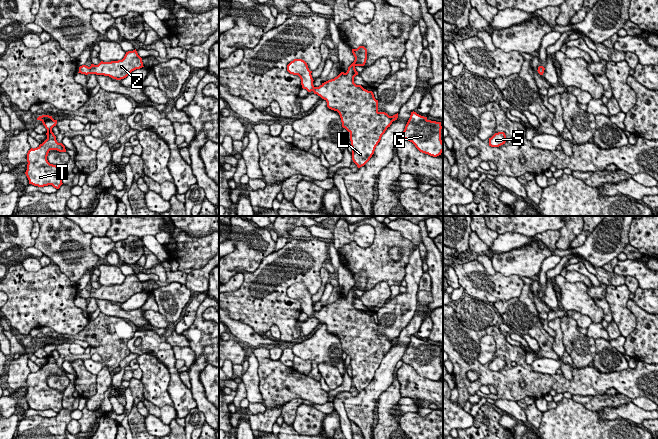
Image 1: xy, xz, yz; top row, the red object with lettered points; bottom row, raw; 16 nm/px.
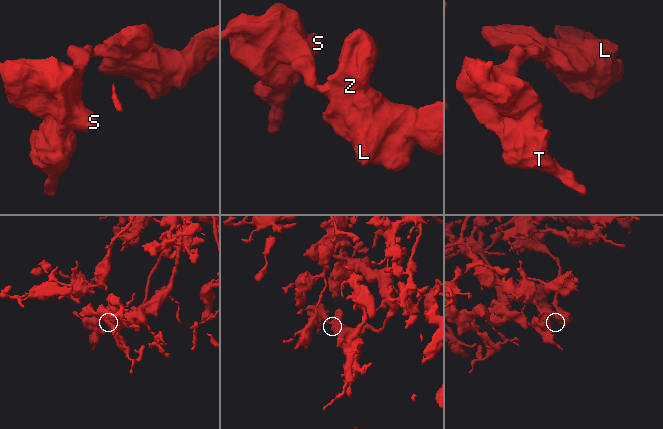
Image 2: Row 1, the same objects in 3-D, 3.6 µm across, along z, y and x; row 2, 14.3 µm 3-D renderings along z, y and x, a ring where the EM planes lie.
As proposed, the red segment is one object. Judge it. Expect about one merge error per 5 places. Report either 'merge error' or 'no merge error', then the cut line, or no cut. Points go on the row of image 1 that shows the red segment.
no merge error | no cut

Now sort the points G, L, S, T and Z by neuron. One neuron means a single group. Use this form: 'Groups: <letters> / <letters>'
Groups: G L S T Z

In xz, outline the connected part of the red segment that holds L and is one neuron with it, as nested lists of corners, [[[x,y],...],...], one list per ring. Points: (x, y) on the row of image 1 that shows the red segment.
[[[359,46],[352,49],[352,53],[355,60],[347,72],[341,72],[319,87],[313,85],[312,71],[304,60],[294,59],[287,65],[287,71],[300,77],[303,89],[313,91],[327,102],[329,109],[339,113],[342,127],[350,133],[352,160],[360,168],[370,160],[382,135],[397,120],[398,113],[389,116],[379,112],[373,92],[354,83],[354,77],[358,75],[355,67],[365,65],[367,49]]]

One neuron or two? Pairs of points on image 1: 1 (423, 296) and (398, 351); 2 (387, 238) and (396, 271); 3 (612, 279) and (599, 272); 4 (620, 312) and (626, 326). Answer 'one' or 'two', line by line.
1: two
2: one
3: one
4: one

